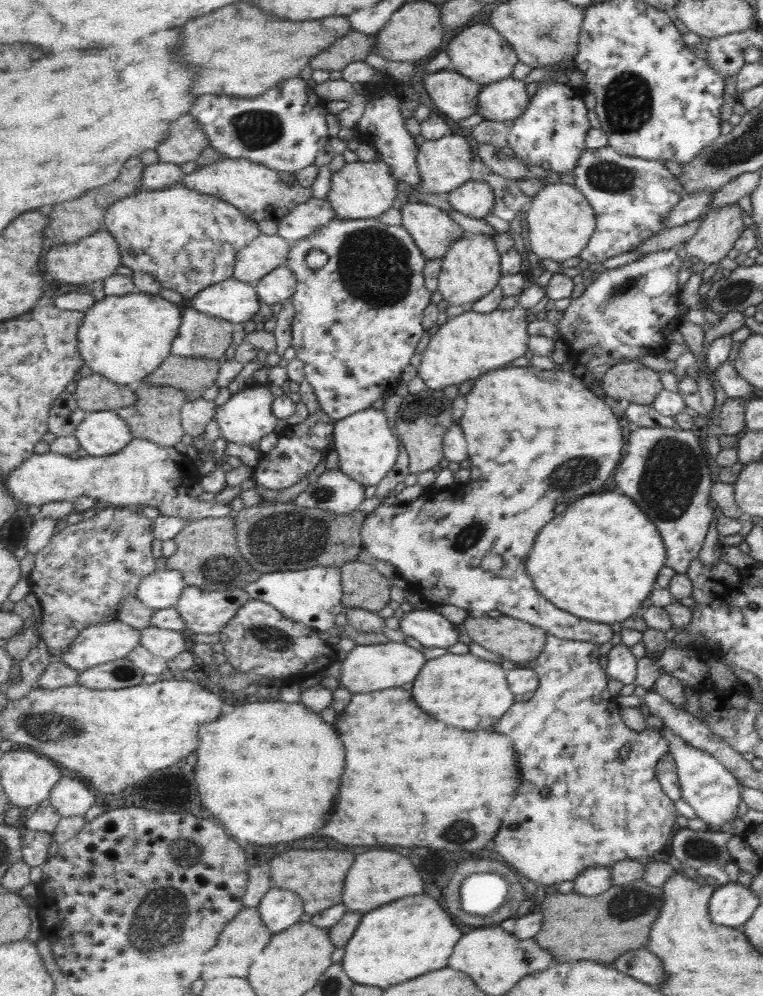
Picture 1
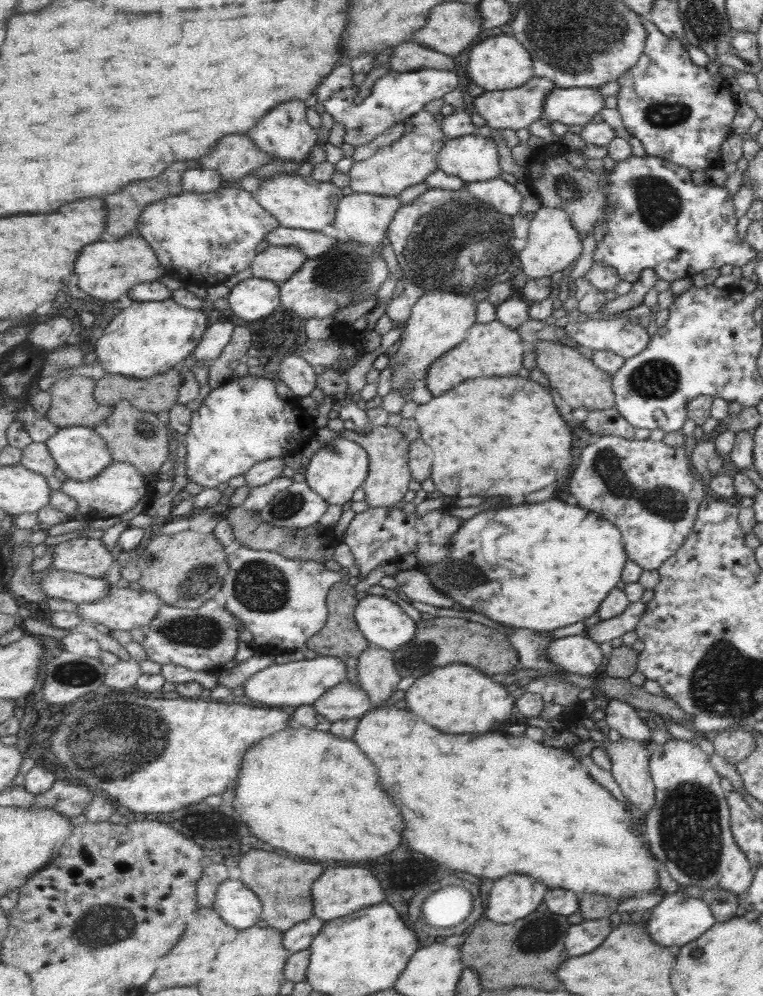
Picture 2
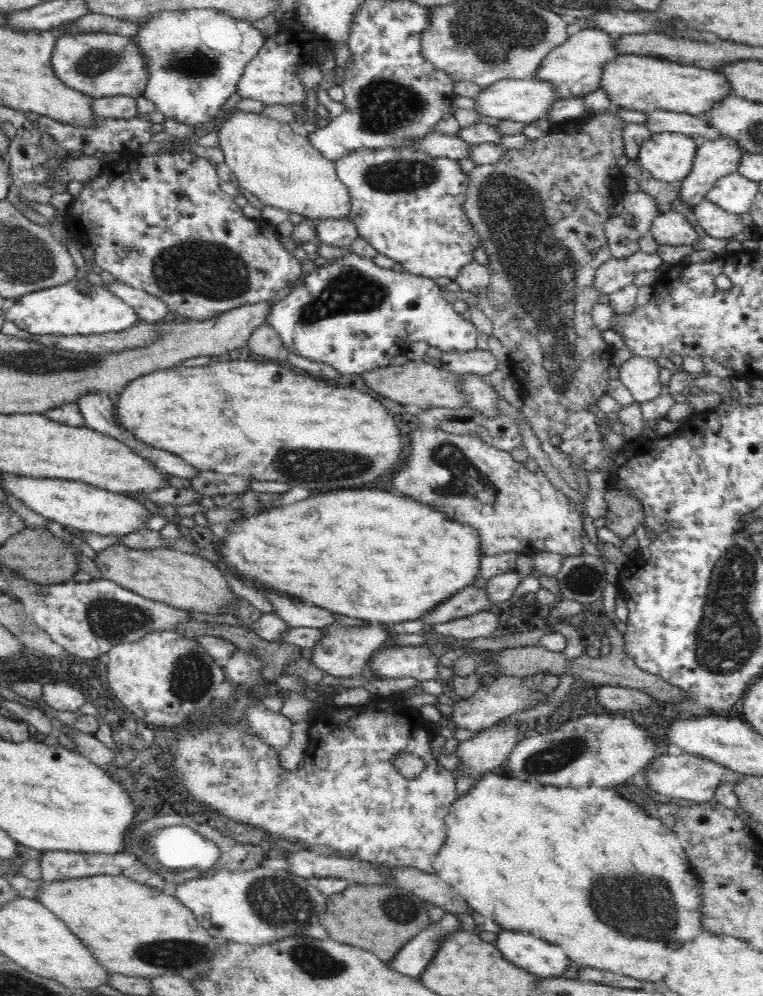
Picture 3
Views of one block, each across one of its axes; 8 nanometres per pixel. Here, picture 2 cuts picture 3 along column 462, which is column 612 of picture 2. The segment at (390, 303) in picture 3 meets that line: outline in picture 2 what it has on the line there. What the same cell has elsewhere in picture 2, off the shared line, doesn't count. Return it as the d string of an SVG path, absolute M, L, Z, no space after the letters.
M612 317L612 319L587 319L578 323L571 319L566 326L568 336L580 346L596 350L616 351L620 356L631 359L649 348L654 337L635 318Z

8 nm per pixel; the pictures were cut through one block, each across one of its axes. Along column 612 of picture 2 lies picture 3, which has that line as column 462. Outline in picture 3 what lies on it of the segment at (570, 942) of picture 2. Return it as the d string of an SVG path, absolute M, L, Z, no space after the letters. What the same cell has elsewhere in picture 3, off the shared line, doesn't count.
M445 913L438 922L410 939L398 953L398 958L389 965L406 976L421 977L429 967L428 964L436 960L436 952L442 948L444 941L456 933L463 932L464 928L458 917Z

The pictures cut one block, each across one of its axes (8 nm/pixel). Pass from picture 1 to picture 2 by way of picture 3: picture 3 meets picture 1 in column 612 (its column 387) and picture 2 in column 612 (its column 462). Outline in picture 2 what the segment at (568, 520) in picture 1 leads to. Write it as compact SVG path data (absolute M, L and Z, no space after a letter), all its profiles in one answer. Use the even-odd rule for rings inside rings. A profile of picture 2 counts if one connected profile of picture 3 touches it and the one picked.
M562 500L522 504L518 508L478 514L460 527L452 537L449 548L449 560L422 568L434 586L469 610L486 614L500 624L544 632L582 622L598 613L608 595L623 581L624 569L631 559L619 525L604 520L596 512L570 506ZM498 548L508 548L508 554L498 556Z

